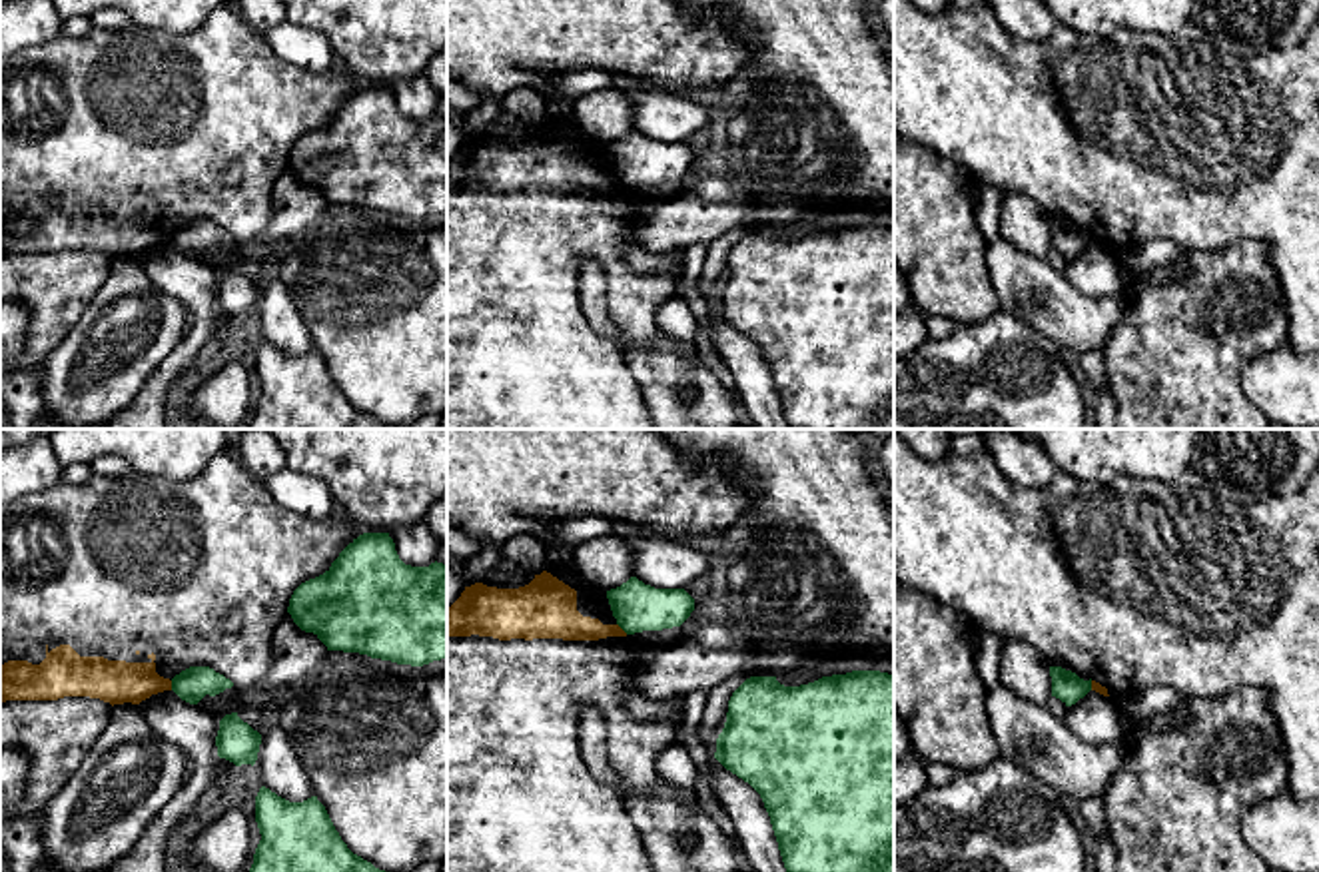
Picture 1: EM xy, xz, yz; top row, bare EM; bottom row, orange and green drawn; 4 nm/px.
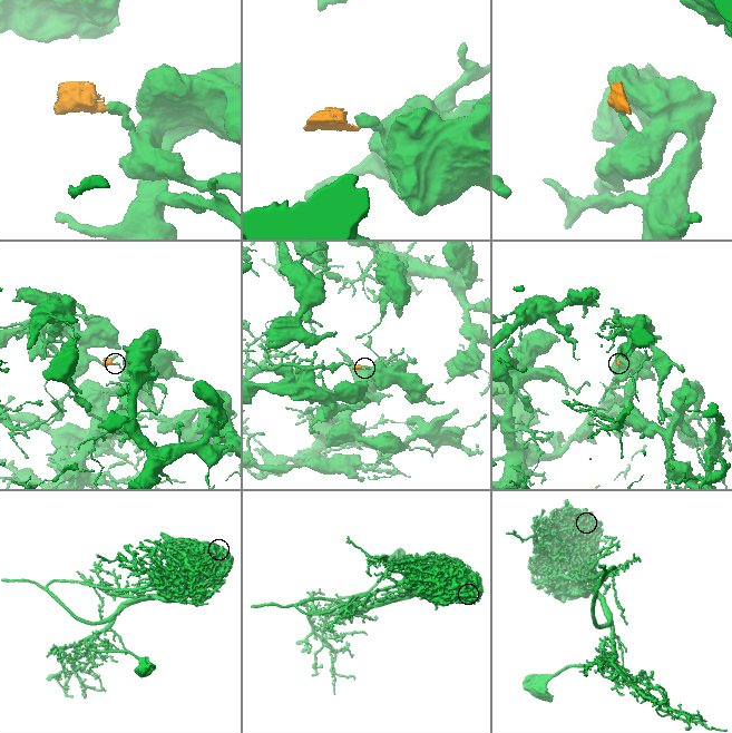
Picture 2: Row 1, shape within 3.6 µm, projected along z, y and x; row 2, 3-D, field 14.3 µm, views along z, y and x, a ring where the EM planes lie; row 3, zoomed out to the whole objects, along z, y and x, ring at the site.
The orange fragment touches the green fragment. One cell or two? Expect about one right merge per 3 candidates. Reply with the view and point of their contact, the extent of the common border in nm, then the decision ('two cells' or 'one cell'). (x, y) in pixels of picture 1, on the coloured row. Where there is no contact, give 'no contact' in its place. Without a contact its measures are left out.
xz (621, 629) | 60 nm | two cells

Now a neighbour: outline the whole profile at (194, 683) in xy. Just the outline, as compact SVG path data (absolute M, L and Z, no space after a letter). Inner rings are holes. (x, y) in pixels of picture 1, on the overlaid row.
M190 666L172 678L172 690L186 702L198 704L206 694L216 696L233 682L210 666Z

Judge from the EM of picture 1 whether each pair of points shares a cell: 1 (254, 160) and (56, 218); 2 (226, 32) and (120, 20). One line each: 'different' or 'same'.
1: same
2: different

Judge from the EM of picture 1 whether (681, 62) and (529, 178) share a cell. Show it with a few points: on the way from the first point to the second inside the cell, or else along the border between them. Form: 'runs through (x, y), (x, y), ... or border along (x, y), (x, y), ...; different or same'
border along (545, 122), (575, 142), (589, 140); different

